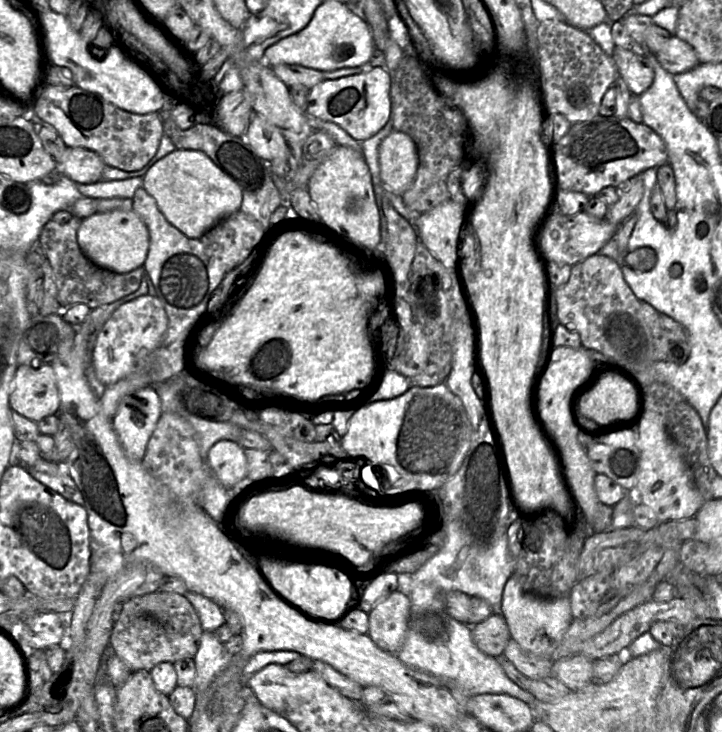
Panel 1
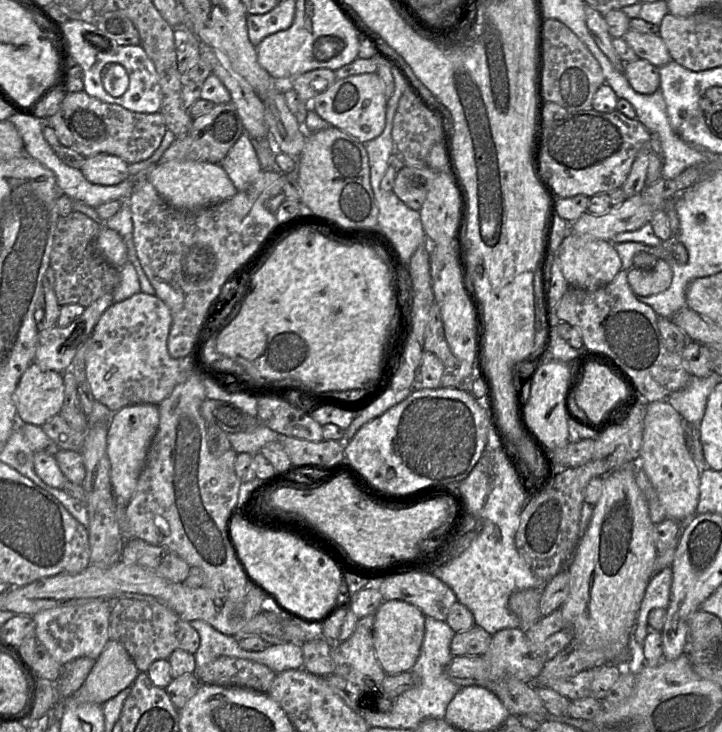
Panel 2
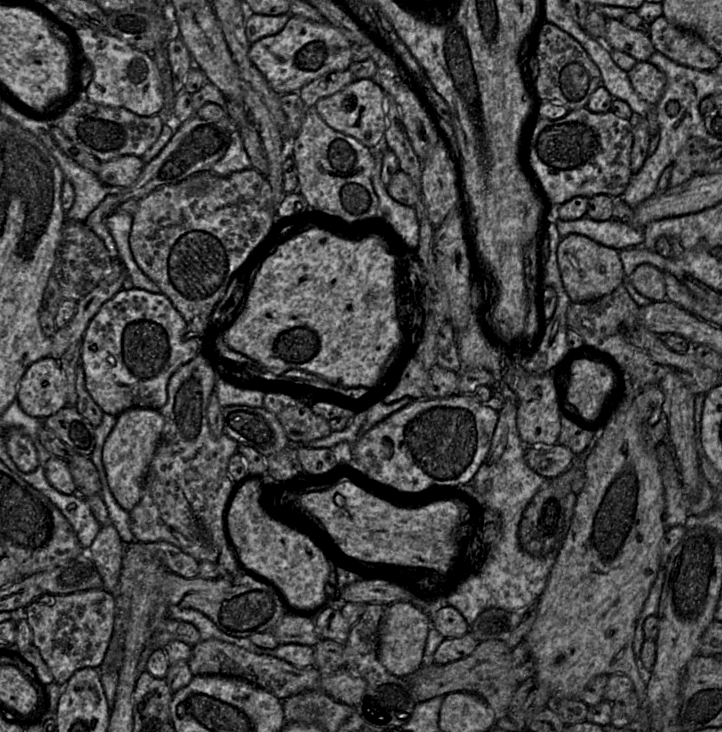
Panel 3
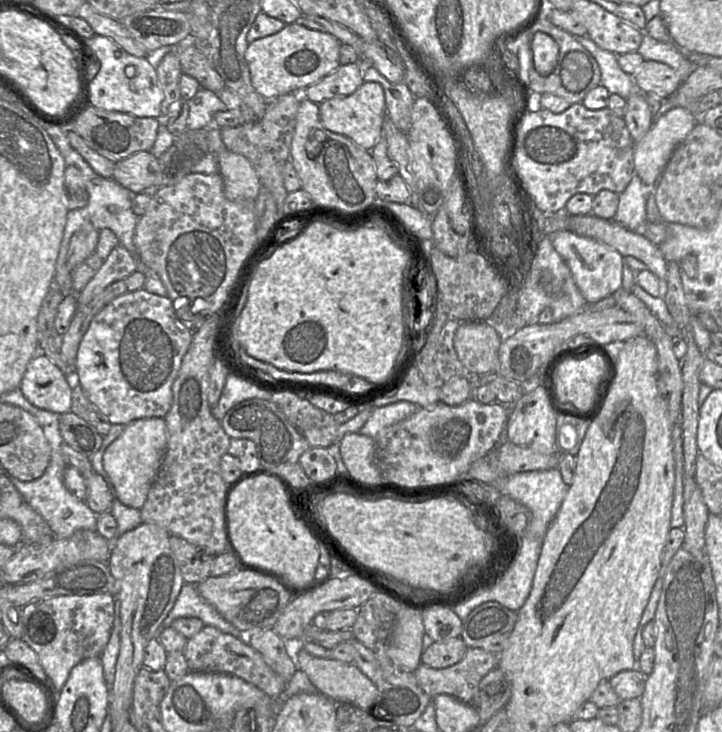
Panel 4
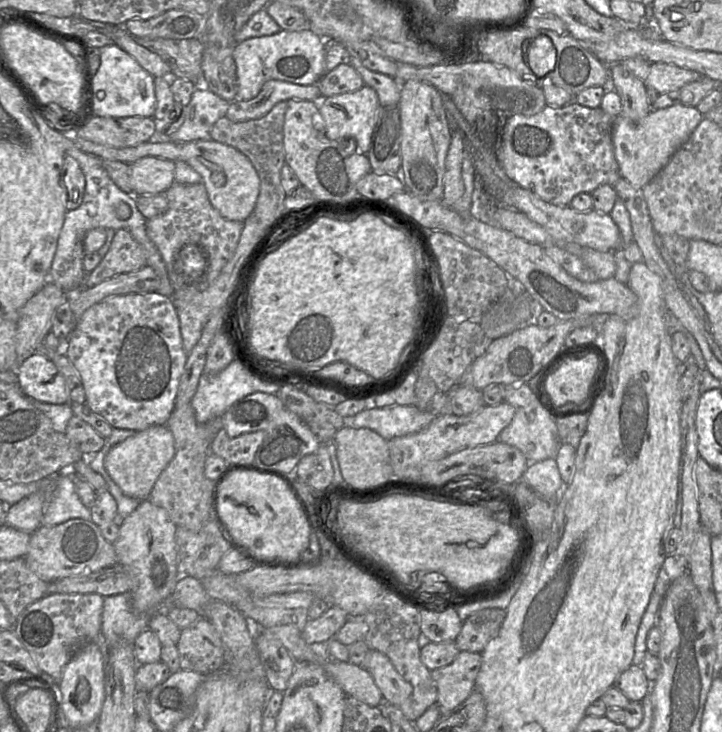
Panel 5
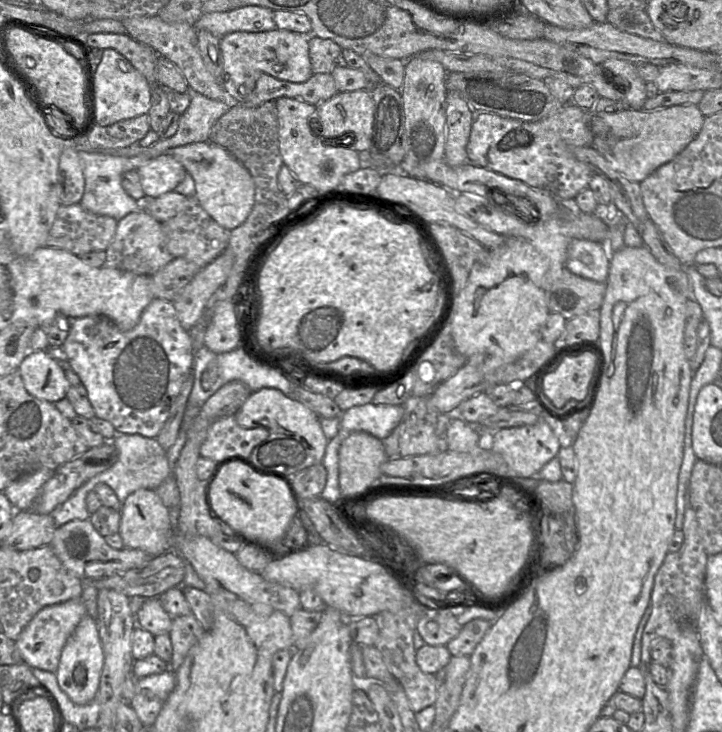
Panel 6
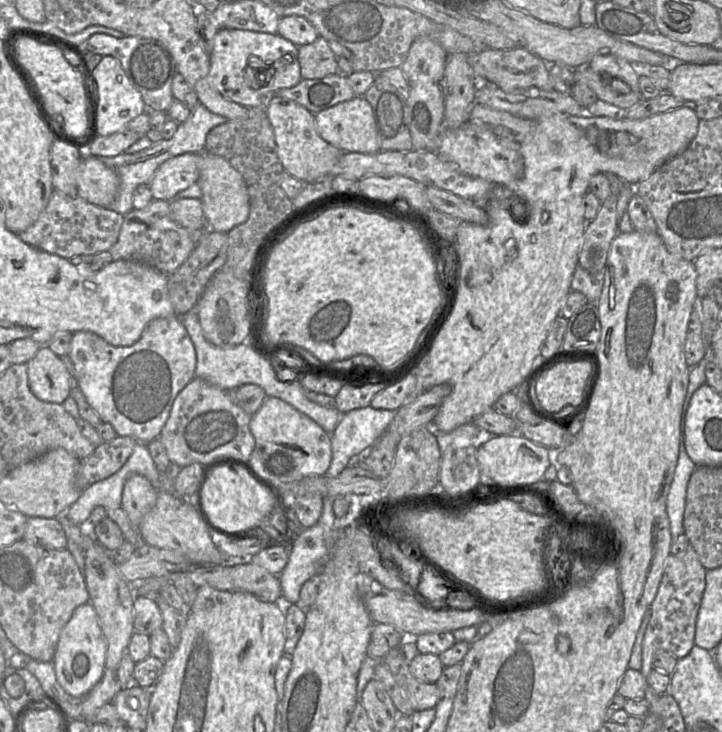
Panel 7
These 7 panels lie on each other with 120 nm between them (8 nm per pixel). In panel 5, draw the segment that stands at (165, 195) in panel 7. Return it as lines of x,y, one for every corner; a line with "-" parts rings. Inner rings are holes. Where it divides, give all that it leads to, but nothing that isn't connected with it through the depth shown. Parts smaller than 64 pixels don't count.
143,157
131,164
131,186
135,196
165,192
175,182
175,162

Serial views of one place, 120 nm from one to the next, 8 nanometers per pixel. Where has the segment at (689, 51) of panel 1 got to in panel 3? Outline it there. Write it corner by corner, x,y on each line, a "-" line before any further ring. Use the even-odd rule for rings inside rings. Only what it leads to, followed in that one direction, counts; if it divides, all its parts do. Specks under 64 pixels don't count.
606,18
604,44
609,49
625,52
638,62
646,62
656,51
648,34
625,26
621,20

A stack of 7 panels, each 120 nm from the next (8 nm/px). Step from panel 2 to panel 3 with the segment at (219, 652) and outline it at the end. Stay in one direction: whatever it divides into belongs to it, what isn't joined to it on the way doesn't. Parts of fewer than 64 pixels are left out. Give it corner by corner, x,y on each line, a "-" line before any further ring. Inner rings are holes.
170,608
166,617
193,624
199,630
201,640
217,639
234,644
244,649
245,647
250,647
251,649
255,648
255,645
249,638
238,638
226,634
220,630
210,618
198,610
187,608

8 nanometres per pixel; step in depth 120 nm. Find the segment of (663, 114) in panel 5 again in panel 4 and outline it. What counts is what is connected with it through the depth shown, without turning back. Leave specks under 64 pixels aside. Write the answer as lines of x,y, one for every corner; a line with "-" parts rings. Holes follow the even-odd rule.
673,107
658,116
646,135
634,142
633,161
635,174
649,186
654,186
662,175
675,148
686,138
700,117
685,107

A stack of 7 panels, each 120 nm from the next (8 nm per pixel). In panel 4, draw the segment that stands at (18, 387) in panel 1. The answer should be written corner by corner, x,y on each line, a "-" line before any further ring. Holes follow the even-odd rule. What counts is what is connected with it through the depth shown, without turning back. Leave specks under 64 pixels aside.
38,352
29,361
19,388
37,408
58,414
71,409
73,381
44,353

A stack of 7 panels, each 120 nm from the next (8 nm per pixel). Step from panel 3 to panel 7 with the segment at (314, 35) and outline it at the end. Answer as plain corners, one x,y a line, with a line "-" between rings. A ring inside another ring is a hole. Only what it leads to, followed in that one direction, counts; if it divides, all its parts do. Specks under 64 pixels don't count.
219,29
209,55
209,84
225,99
247,108
264,108
277,91
302,80
297,56
298,46
279,34

